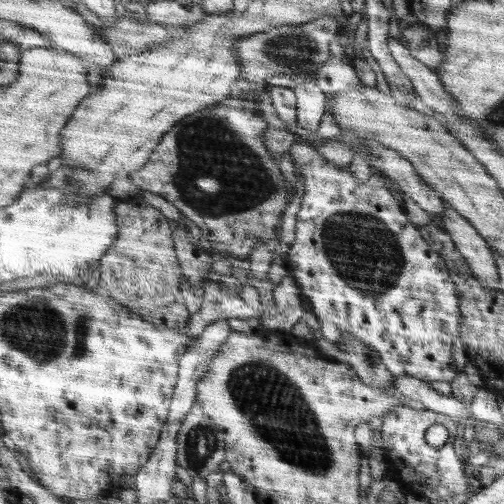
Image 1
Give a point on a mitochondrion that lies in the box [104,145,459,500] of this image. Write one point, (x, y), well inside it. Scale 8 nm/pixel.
(278, 412)

